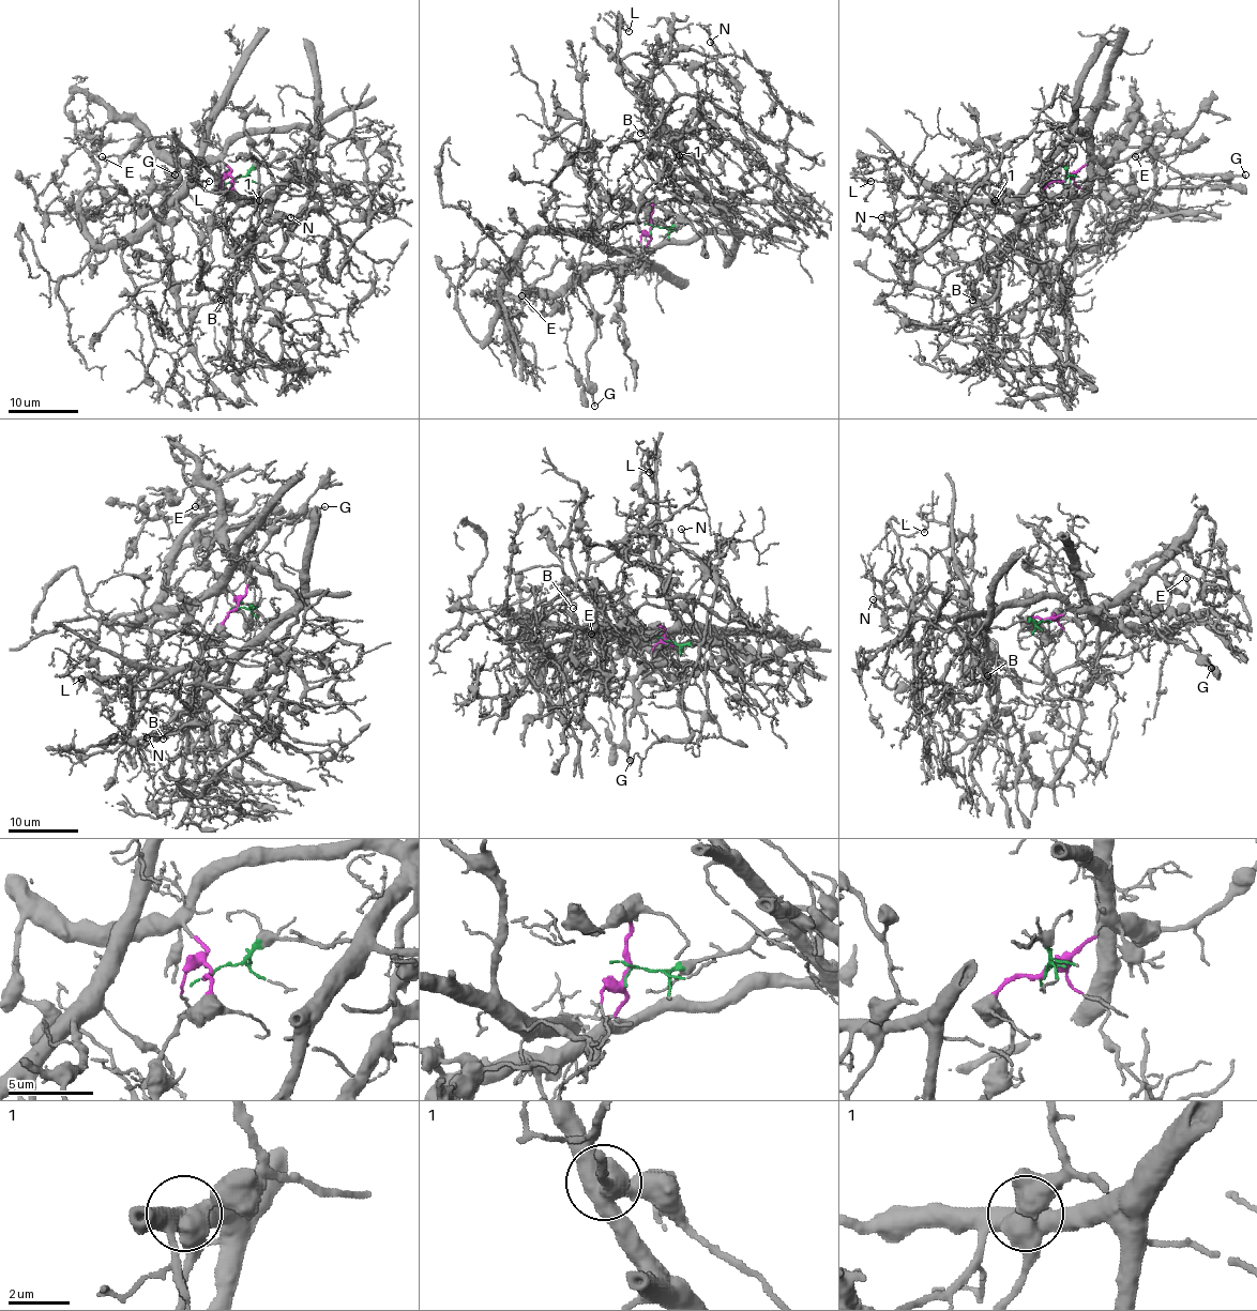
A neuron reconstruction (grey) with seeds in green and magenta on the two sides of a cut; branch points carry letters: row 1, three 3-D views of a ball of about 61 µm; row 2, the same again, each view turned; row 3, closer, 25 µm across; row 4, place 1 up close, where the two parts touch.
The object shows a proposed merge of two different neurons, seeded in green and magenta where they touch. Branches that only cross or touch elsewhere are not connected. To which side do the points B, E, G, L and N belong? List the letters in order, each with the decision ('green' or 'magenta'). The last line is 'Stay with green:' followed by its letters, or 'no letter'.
B: green
E: magenta
G: magenta
L: green
N: green
Stay with green: B, L, N

